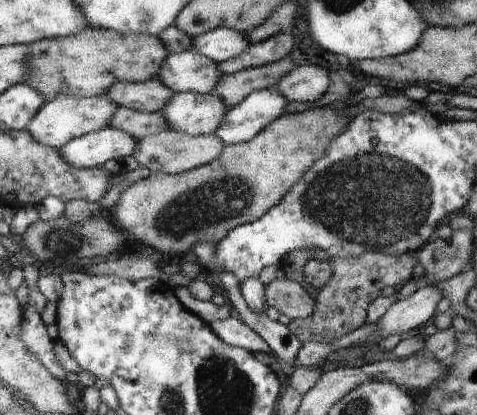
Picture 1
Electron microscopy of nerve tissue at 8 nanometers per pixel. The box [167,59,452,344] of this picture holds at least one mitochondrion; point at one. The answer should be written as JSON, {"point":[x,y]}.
{"point":[378,201]}

